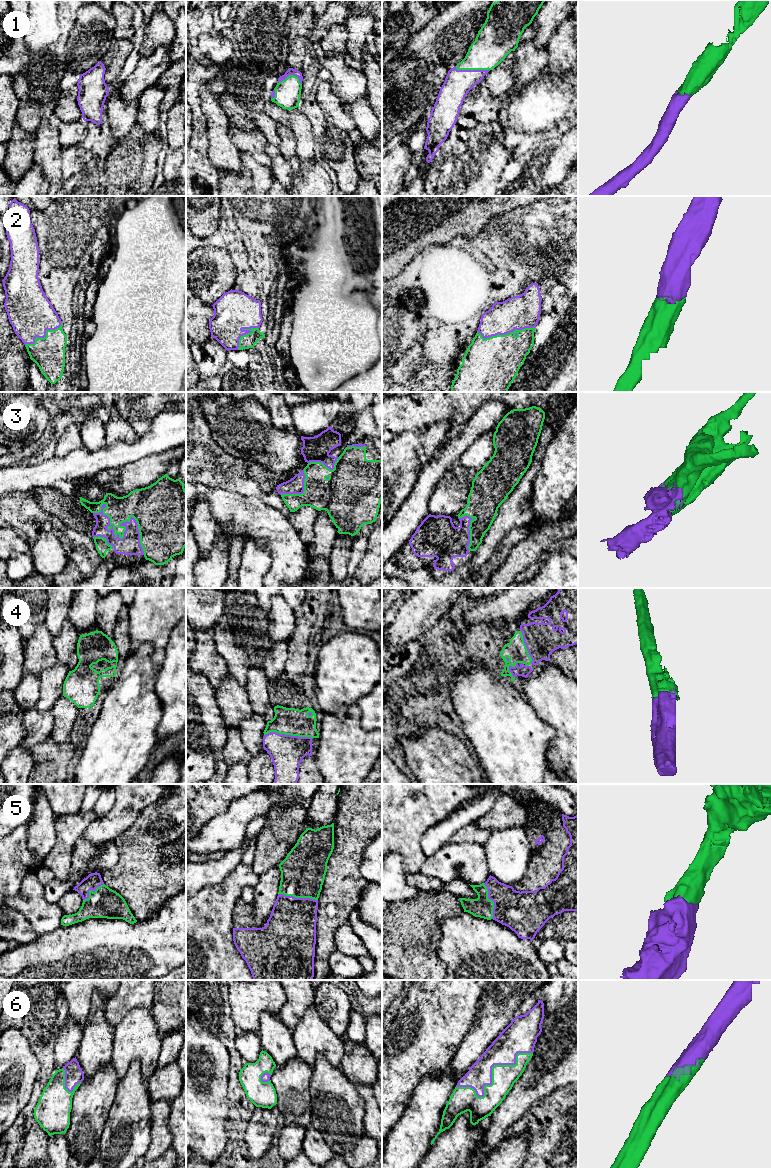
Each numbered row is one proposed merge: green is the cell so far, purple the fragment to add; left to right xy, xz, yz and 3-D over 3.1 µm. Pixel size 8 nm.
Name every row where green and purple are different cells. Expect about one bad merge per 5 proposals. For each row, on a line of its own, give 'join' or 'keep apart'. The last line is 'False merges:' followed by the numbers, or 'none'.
1: join
2: join
3: join
4: join
5: join
6: join
False merges: none

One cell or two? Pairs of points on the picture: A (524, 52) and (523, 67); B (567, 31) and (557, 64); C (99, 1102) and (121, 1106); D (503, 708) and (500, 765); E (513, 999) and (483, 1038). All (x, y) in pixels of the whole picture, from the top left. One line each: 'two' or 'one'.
A: one
B: one
C: two
D: one
E: one

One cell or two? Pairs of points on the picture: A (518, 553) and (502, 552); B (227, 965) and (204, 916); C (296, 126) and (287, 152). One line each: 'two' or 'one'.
A: two
B: one
C: two

